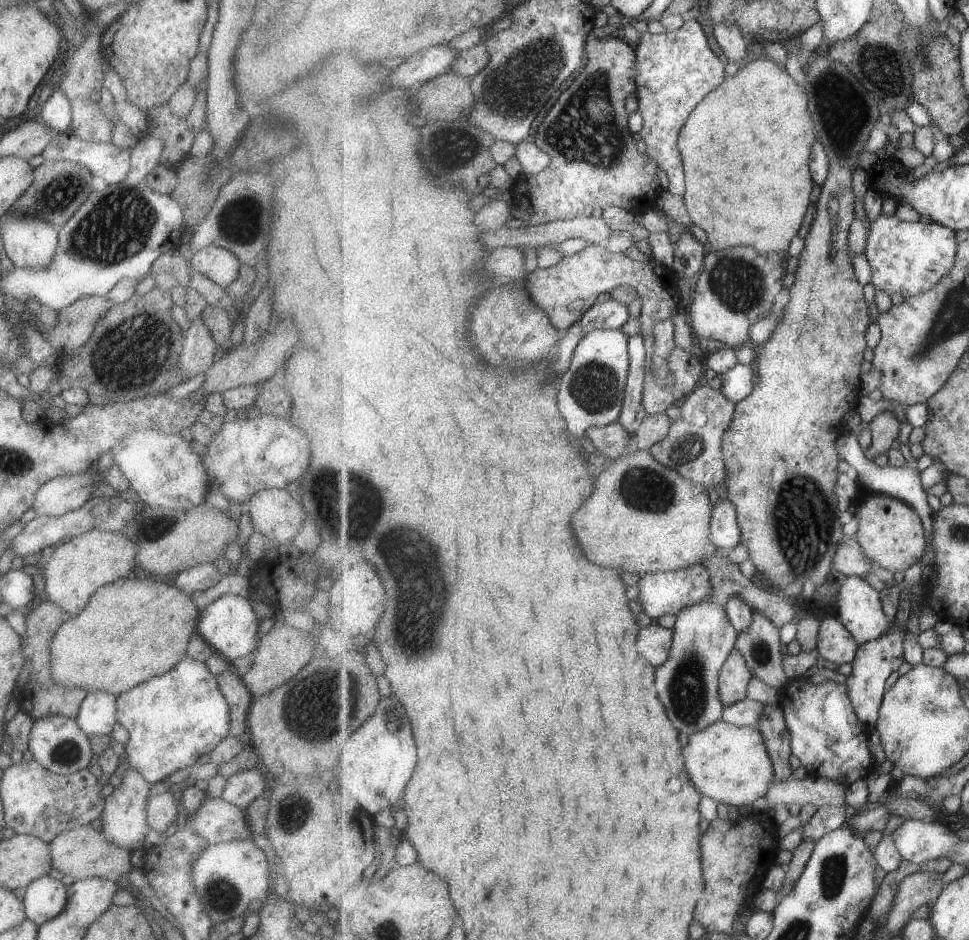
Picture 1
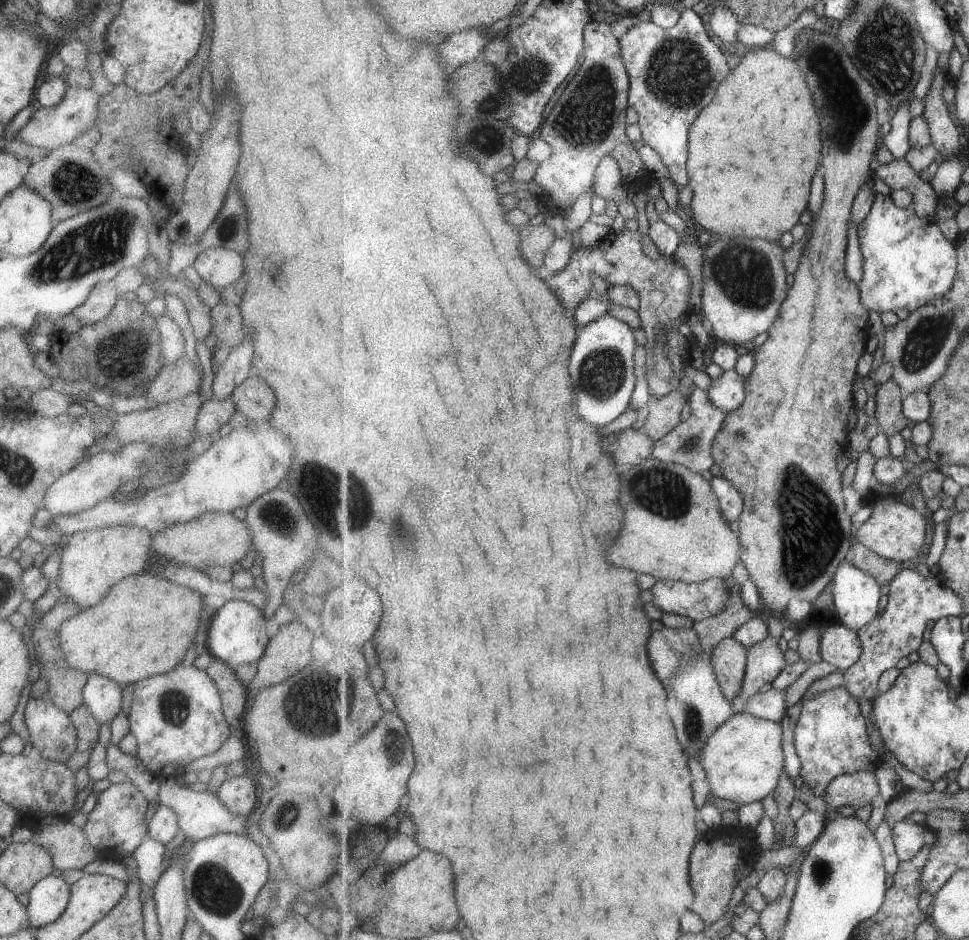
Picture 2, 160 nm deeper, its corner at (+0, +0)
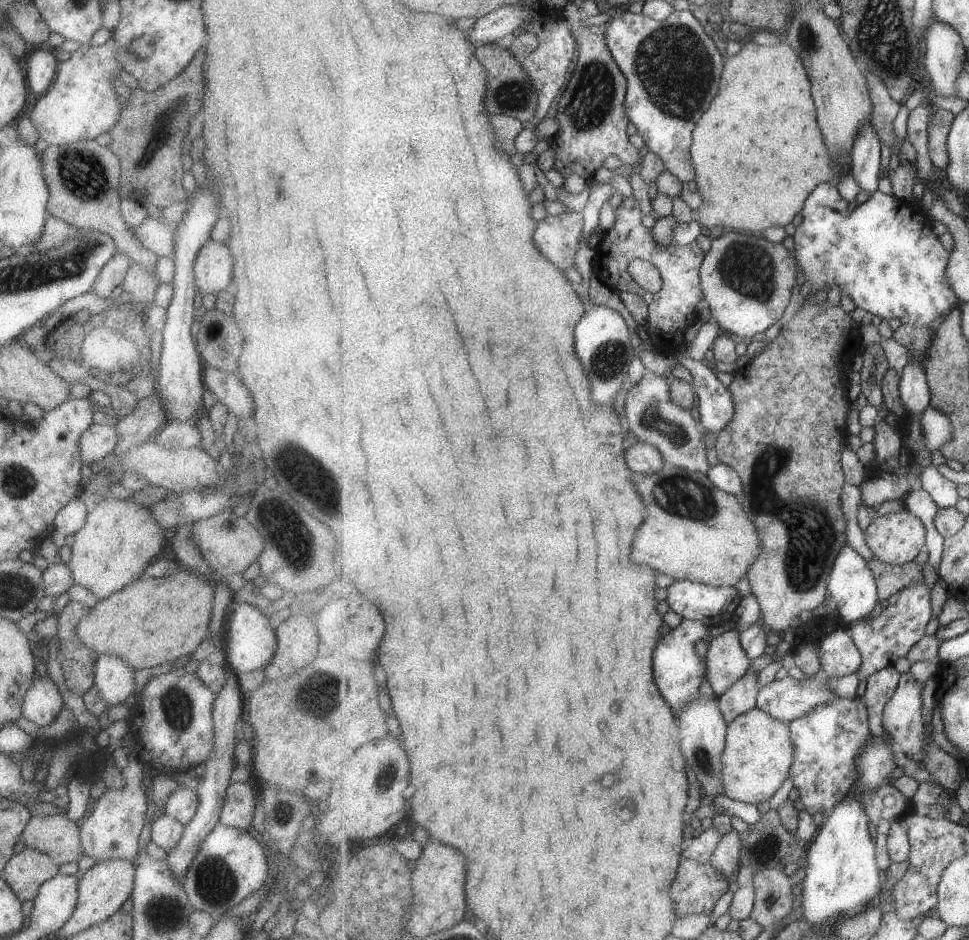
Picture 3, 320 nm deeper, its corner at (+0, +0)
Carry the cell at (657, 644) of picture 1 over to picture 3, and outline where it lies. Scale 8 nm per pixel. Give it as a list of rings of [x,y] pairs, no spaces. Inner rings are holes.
[[[683,619],[669,636],[659,642],[655,650],[655,676],[657,684],[665,696],[665,700],[675,708],[683,710],[683,706],[699,697],[699,686],[706,680],[706,662],[698,652],[698,644],[710,636],[710,628],[701,621]]]

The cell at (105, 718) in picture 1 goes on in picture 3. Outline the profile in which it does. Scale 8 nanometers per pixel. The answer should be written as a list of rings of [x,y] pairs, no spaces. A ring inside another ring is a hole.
[[[103,653],[96,657],[93,682],[99,696],[106,702],[107,708],[123,703],[133,692],[134,668],[131,668],[120,656]]]

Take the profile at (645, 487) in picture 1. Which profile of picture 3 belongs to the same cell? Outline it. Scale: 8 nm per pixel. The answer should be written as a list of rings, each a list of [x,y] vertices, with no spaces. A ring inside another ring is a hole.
[[[666,464],[663,470],[655,474],[647,475],[647,478],[643,480],[643,484],[639,484],[639,492],[643,492],[643,500],[647,500],[647,508],[651,508],[651,512],[649,512],[647,524],[643,524],[643,528],[639,528],[639,536],[635,538],[635,564],[647,564],[647,566],[651,566],[651,568],[655,568],[659,572],[665,572],[665,574],[669,574],[669,576],[680,581],[690,580],[714,587],[734,587],[741,578],[749,576],[750,568],[758,559],[758,556],[762,554],[762,536],[743,508],[741,496],[720,489],[710,479],[708,473],[688,471],[671,464]]]

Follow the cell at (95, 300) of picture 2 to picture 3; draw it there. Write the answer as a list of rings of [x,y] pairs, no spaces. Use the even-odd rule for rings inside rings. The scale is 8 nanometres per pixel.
[[[117,251],[101,268],[91,286],[91,292],[99,298],[111,297],[112,290],[123,282],[123,277],[132,264],[132,260],[127,255]]]

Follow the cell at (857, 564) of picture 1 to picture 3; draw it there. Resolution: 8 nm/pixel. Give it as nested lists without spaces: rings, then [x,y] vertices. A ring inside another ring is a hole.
[[[875,556],[869,566],[877,577],[881,602],[908,586],[923,582],[923,565],[917,562],[890,565]]]

